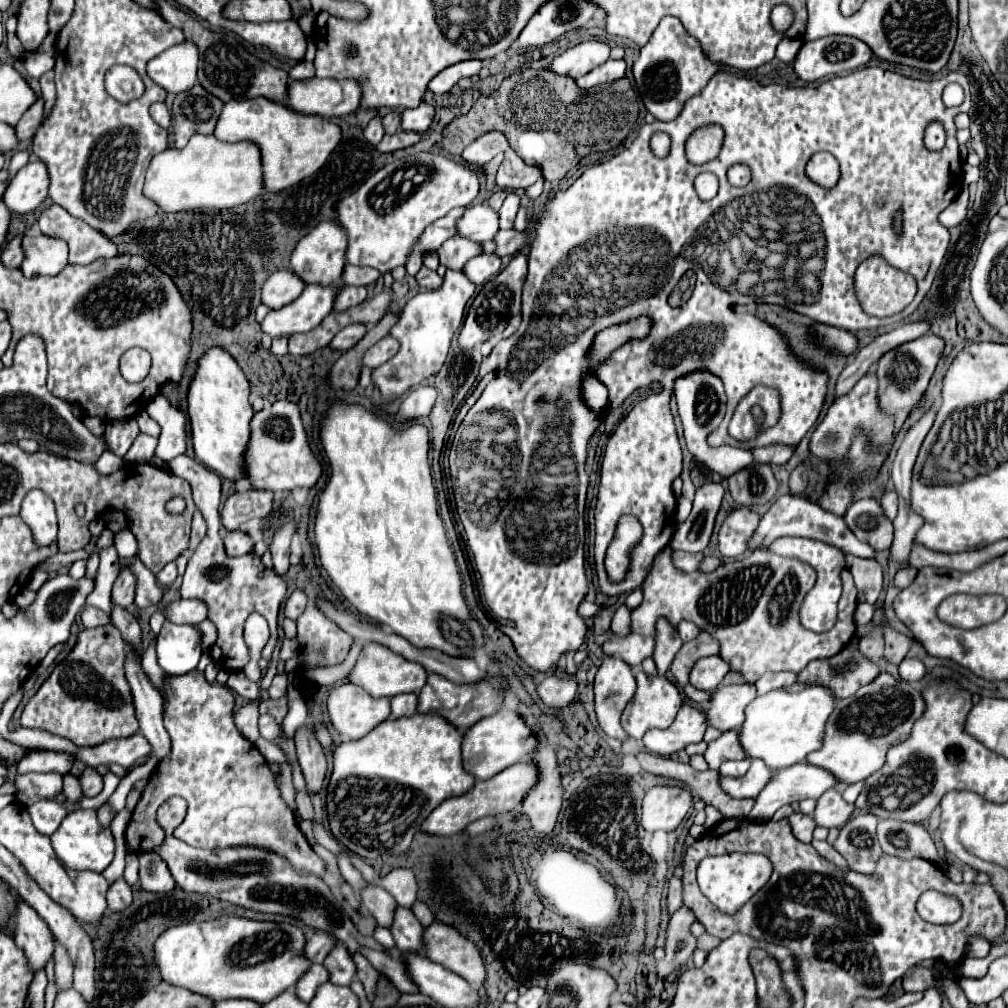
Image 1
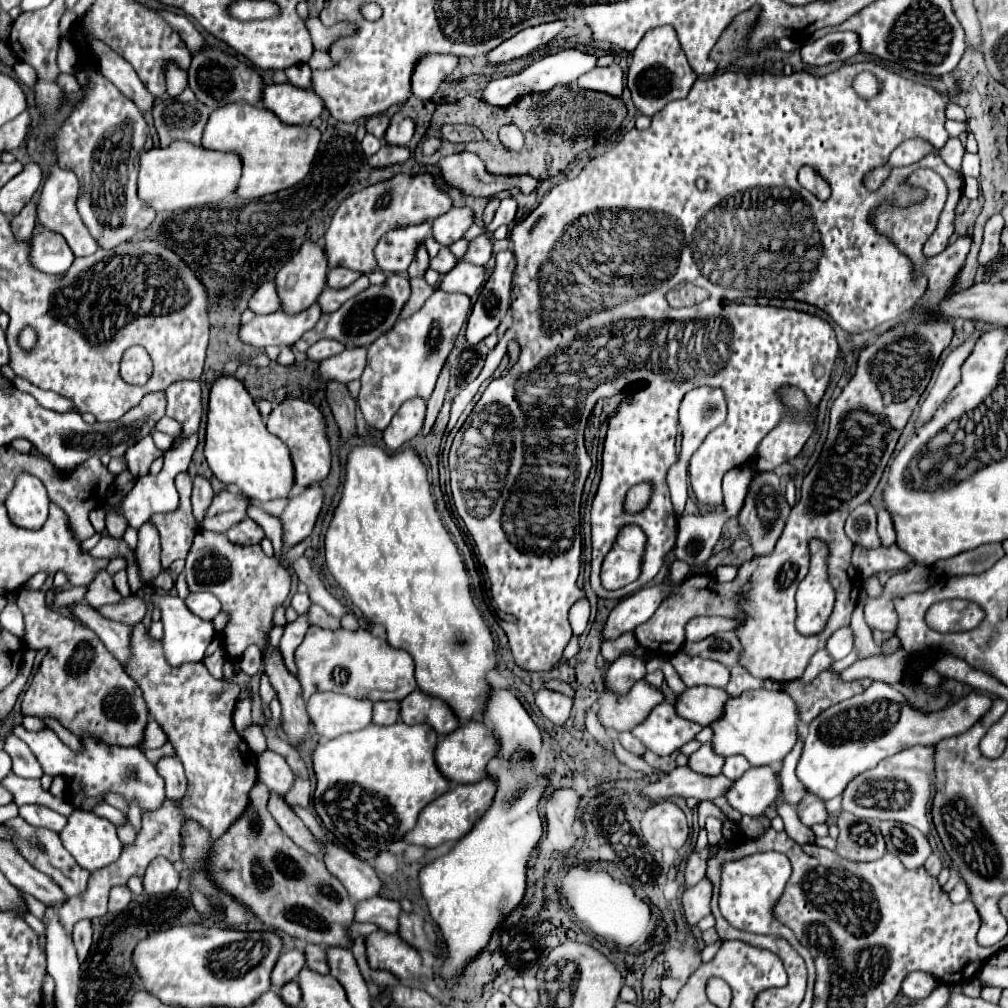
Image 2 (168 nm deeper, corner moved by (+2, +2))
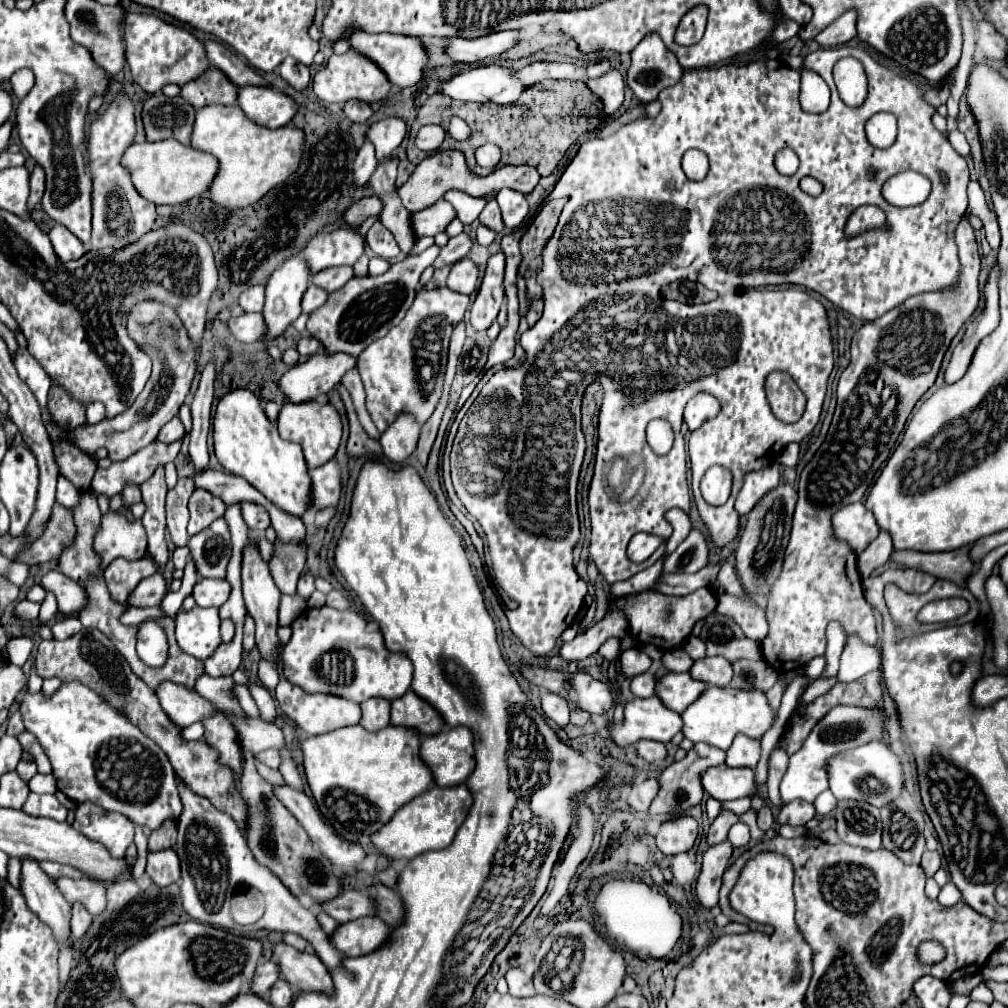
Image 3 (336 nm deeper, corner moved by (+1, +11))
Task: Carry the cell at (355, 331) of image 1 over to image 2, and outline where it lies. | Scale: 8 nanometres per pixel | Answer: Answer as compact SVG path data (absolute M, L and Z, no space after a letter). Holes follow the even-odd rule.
M320 340L320 342L316 342L316 344L312 344L312 346L308 348L306 356L308 356L310 360L314 360L314 362L322 362L322 360L326 360L326 358L330 358L330 356L340 354L342 350L344 350L344 346L338 344L336 340Z

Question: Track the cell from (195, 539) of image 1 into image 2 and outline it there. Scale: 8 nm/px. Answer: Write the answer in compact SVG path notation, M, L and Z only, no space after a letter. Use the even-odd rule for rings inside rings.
M196 474L194 476L194 490L192 490L192 508L194 508L194 516L198 522L202 522L202 516L206 512L206 504L210 502L212 496L214 496L214 490L210 486L210 480Z

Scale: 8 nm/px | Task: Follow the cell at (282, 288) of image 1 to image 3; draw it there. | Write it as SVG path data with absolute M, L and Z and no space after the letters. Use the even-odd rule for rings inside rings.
M263 283L261 285L253 285L251 289L243 291L239 297L239 305L251 313L251 311L263 311Z

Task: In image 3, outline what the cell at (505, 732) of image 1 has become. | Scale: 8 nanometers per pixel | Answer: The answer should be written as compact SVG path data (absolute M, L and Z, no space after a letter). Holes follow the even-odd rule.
M449 727L437 735L425 735L421 741L421 759L429 765L439 787L453 787L465 783L475 769L475 735L469 727Z

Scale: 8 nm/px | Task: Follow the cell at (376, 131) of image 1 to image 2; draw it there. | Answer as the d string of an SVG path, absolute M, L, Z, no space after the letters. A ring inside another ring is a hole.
M366 134L366 138L362 140L362 150L364 150L364 154L366 154L366 156L372 156L372 154L376 154L376 152L380 150L380 140L378 140L376 136L370 136L370 134Z

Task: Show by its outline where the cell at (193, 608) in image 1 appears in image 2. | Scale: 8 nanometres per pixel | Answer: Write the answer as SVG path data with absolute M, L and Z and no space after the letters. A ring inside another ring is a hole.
M194 592L194 594L190 594L186 598L186 606L190 608L190 612L200 616L202 620L212 620L222 610L218 600L210 592Z

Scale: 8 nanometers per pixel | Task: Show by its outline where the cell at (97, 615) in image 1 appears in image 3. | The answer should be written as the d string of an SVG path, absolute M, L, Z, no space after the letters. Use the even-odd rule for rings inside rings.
M155 573L151 577L145 577L131 593L127 599L127 605L131 607L155 607L161 603L161 599L167 593L167 585L163 575Z

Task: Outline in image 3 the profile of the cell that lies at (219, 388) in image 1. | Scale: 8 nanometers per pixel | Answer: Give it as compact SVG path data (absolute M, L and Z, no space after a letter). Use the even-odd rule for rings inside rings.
M233 389L221 397L215 409L213 429L215 455L225 471L245 477L271 503L291 515L301 517L309 509L311 479L301 447L279 437L277 427L267 419L259 399L249 389Z

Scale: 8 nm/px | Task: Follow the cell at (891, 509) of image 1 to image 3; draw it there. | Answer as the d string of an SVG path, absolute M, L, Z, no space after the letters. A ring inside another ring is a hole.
M881 531L879 537L857 557L857 569L861 577L869 577L877 567L885 565L891 551L893 551L891 535L887 535L887 531Z

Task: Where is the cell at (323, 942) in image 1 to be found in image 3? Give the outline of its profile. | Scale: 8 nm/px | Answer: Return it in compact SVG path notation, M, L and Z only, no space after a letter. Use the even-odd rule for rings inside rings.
M269 959L269 961L265 961L263 965L257 967L251 991L261 995L261 997L267 997L267 991L279 981L279 977L281 977L279 975L279 965L273 959Z

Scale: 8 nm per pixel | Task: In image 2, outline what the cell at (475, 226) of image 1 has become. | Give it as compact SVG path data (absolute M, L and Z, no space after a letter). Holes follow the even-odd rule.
M454 206L446 214L432 220L432 236L442 246L450 246L452 242L464 236L464 232L468 230L468 226L472 226L472 222L474 222L472 210L468 210L466 206L462 208Z

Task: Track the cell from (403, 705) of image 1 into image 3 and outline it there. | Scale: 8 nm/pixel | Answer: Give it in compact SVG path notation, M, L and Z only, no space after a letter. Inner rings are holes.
M367 699L365 703L361 703L363 709L363 717L361 717L361 725L367 731L377 731L383 729L391 723L391 701L387 699Z

